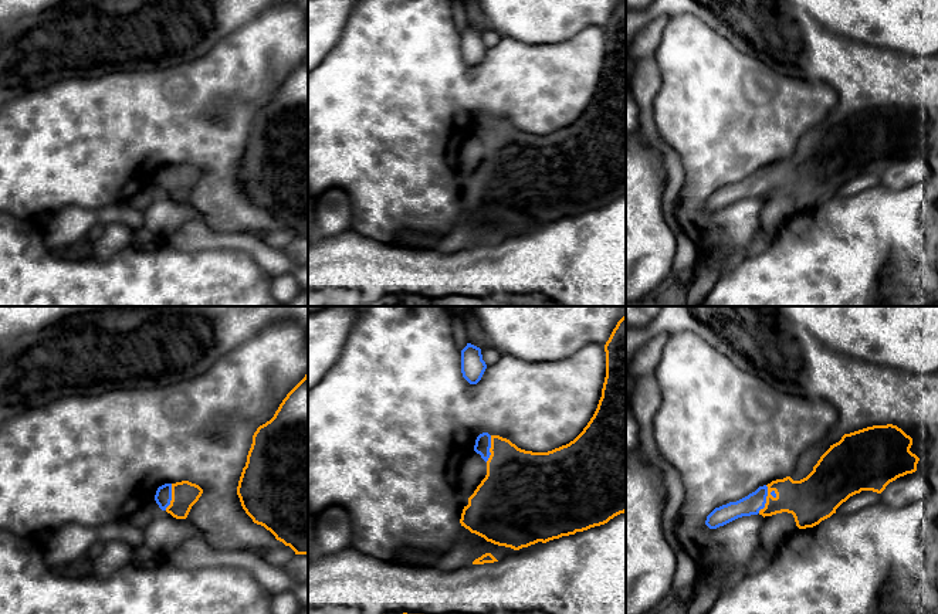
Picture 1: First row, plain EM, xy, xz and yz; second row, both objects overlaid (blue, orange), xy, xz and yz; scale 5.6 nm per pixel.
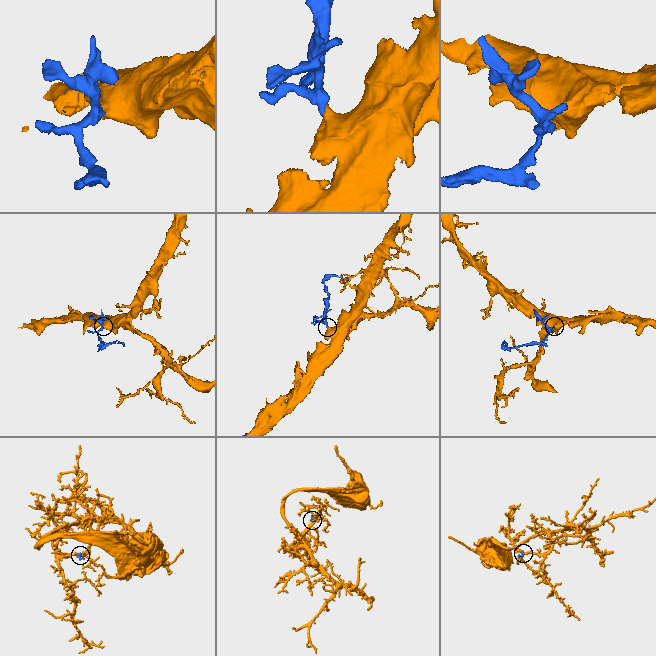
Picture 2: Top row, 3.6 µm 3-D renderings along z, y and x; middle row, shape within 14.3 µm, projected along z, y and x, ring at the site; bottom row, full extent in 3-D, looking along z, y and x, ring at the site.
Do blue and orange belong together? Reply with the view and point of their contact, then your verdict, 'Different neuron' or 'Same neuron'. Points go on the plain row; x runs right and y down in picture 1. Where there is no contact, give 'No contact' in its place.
Touches blue at yz (765, 182). Same neuron

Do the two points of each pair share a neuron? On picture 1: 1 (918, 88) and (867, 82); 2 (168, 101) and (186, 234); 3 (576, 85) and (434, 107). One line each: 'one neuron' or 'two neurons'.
1: one neuron
2: two neurons
3: one neuron

